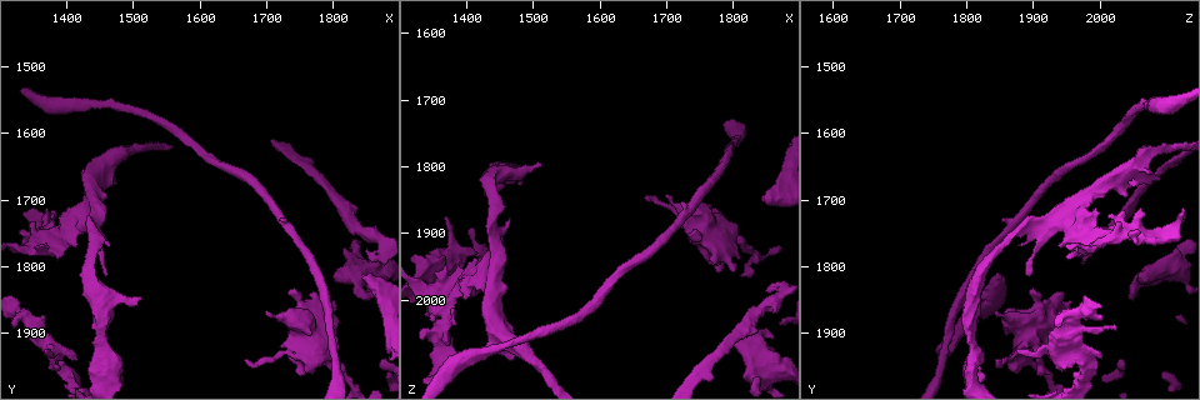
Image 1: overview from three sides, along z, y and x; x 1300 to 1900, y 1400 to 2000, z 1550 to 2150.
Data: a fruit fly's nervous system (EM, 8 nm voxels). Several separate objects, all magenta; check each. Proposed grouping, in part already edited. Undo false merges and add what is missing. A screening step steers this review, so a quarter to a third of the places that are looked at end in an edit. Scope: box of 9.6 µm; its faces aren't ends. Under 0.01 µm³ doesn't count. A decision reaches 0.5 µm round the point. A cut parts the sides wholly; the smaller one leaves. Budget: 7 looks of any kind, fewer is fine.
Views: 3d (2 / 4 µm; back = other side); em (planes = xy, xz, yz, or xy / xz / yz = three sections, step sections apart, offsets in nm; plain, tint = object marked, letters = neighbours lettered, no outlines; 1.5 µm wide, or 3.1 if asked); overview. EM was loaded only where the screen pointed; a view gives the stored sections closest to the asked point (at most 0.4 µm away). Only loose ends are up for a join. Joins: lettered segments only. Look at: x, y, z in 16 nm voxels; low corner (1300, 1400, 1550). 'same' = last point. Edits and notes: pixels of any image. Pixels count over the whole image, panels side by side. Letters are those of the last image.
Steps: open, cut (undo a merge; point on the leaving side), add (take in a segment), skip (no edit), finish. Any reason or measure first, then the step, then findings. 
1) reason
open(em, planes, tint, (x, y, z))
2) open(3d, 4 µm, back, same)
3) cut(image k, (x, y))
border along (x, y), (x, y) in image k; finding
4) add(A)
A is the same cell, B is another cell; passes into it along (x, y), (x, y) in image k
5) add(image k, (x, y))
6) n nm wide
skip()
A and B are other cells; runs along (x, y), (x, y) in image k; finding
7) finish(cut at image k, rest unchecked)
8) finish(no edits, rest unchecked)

an open end
open(em, planes, letters, (1420, 1775, 1945))

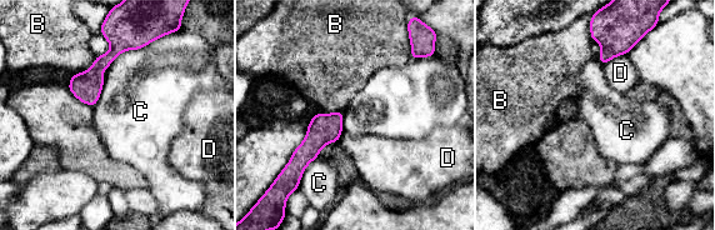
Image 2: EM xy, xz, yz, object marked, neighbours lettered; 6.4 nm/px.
skip()
B, C and D are other cells; no lettered segment goes on from it

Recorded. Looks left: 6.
calibre changes
open(3d, 4 µm, (1720, 1930, 1880))

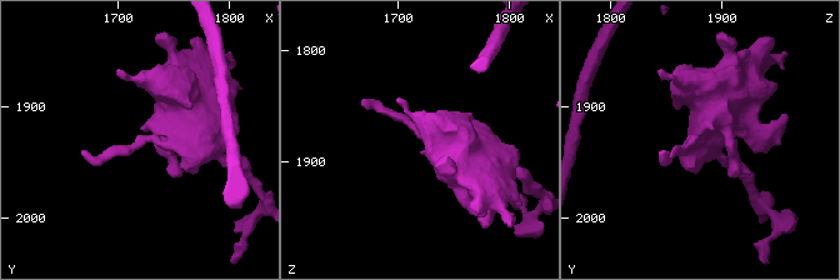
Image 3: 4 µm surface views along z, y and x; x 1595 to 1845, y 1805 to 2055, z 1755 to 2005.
open(em, yz, step 8, tint, (1720, 1932, 1876))

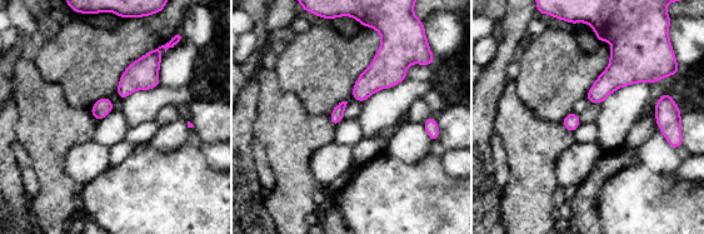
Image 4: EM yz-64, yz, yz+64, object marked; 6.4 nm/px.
cut it another way
open(em, planes, letters, same)

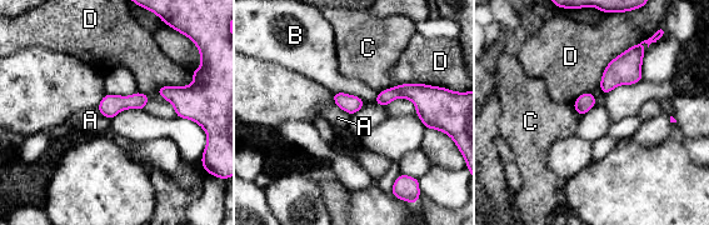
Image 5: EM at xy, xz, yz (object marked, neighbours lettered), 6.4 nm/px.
skip()
A, B, C and D are other cells; continuous, no second cell

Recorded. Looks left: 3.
open(3d, 4 µm, (1845, 1805, 1845))

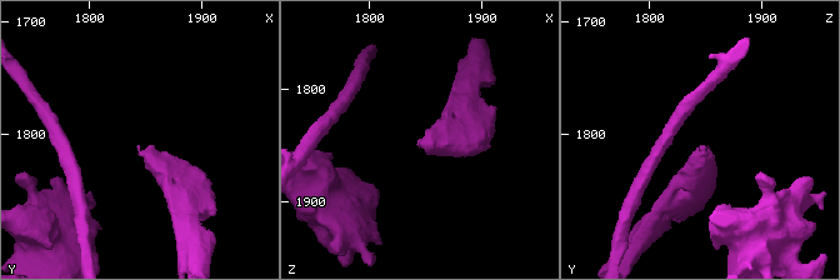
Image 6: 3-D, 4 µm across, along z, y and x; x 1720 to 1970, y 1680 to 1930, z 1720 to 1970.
now the EM
open(em, yz, step 8, letters, (1846, 1808, 1844))

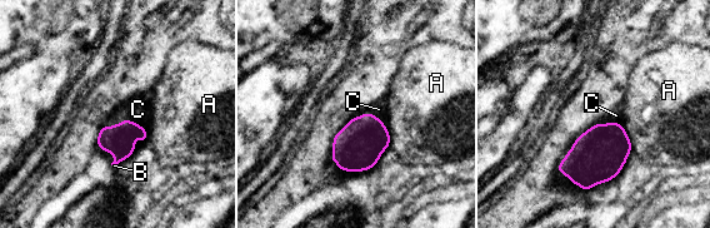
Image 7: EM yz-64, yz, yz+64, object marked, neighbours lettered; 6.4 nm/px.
cut it another way
open(em, planes, letters, same)

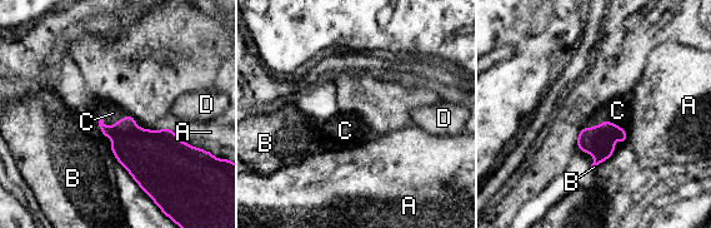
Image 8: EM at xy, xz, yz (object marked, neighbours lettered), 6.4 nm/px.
C touches over 300 nm
add(C)
C is the same cell, A, B and D are other cells; passes into it along (599, 140), (610, 122), (617, 110) in image 8; the cell continues

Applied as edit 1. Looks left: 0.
finish(add at image 8, rest unchecked)

